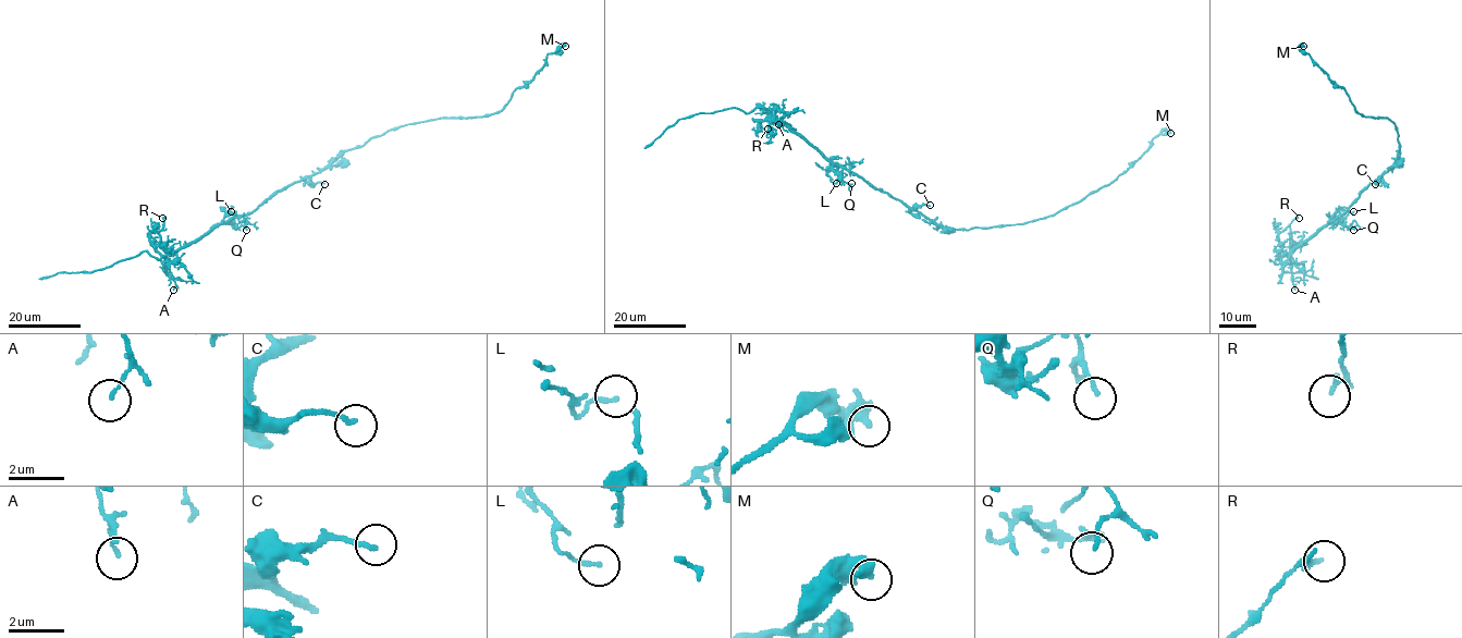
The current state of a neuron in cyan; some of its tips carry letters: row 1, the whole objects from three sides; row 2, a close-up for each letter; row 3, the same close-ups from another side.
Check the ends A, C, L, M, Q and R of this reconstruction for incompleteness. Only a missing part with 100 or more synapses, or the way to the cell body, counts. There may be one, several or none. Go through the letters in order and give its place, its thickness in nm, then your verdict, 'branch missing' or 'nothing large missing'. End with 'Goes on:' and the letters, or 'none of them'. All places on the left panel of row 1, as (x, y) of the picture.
A: at (173, 290); 110 nm thick; nothing large missing
C: at (324, 184); 170 nm thick; nothing large missing
L: at (231, 211); 110 nm thick; nothing large missing
M: at (565, 46); 280 nm thick; nothing large missing
Q: at (246, 230); 120 nm thick; nothing large missing
R: at (162, 218); 140 nm thick; nothing large missing
Goes on: none of them

